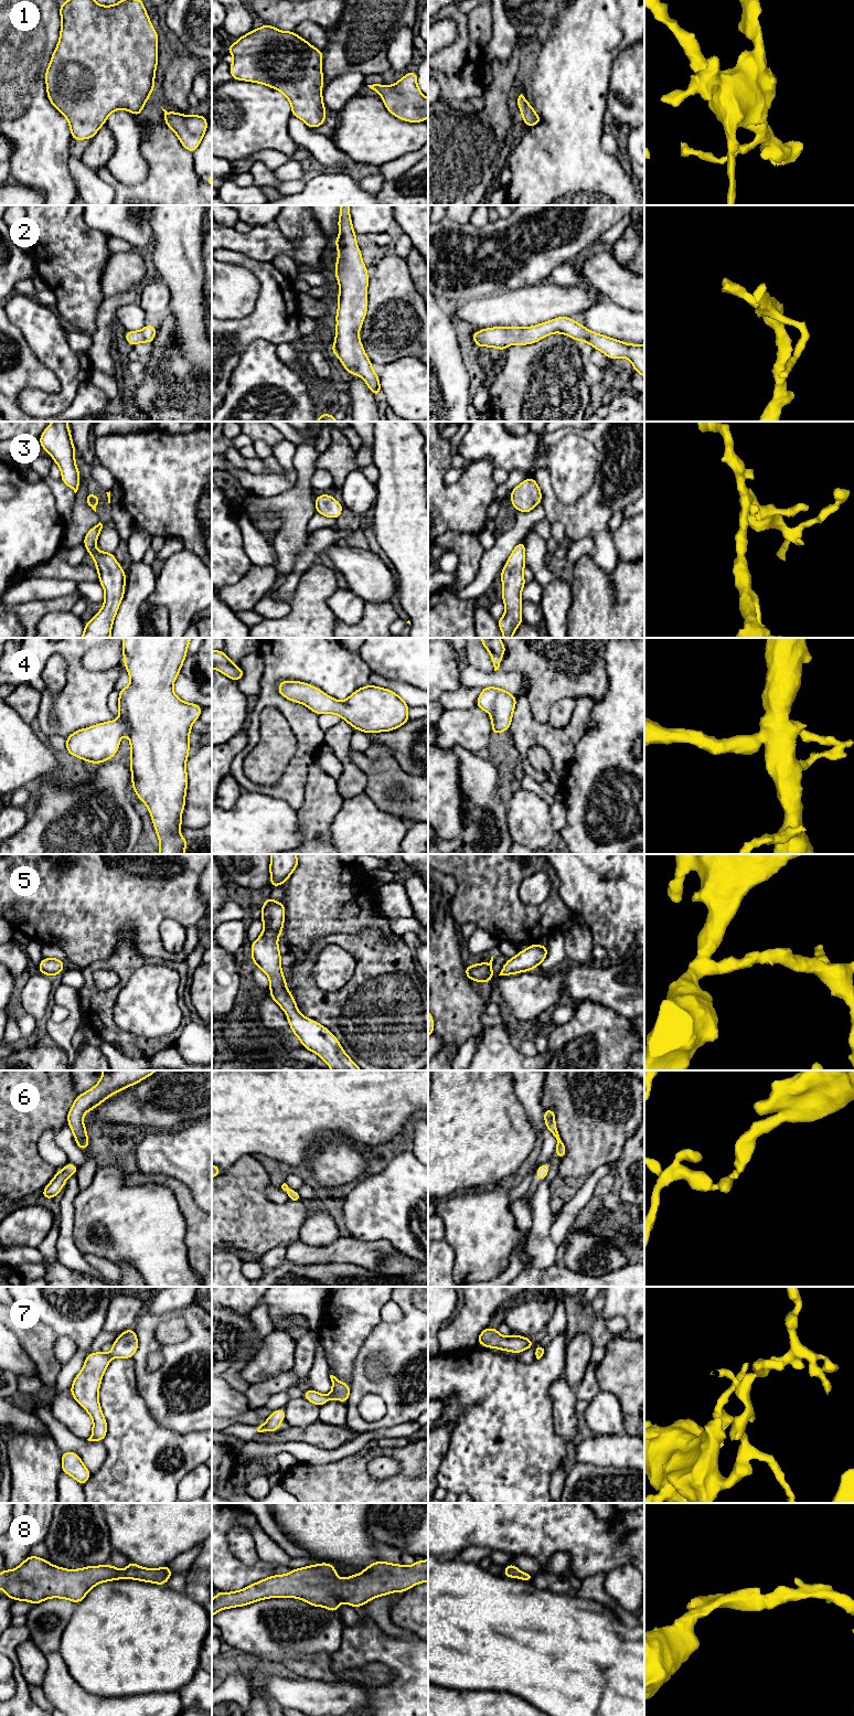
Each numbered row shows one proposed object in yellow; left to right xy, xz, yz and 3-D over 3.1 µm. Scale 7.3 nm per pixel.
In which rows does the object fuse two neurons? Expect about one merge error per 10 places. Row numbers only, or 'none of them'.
none of them

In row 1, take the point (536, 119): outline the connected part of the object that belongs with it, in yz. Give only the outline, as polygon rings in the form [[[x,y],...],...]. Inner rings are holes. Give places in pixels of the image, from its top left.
[[[522,94],[517,98],[517,105],[521,110],[523,121],[527,127],[538,125],[542,121],[541,117],[534,111],[533,106],[526,102],[526,98]]]

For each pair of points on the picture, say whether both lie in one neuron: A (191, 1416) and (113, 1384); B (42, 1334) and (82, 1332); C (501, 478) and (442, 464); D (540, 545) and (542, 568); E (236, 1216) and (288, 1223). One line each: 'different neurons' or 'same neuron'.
A: different neurons
B: different neurons
C: different neurons
D: same neuron
E: same neuron

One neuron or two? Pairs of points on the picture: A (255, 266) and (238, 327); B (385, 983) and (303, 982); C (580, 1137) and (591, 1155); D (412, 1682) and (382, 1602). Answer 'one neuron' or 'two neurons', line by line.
A: one neuron
B: one neuron
C: one neuron
D: two neurons

